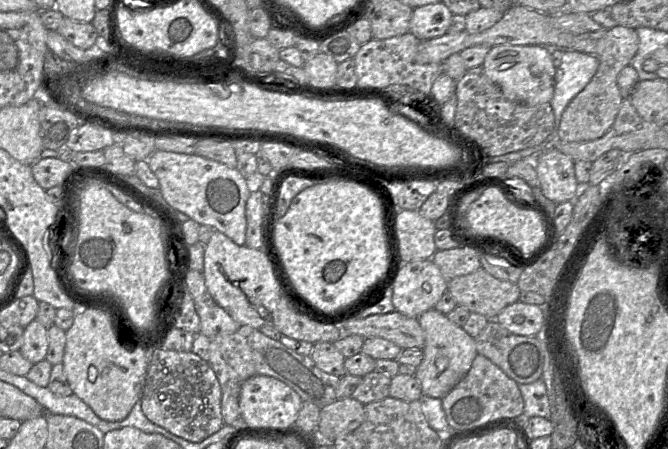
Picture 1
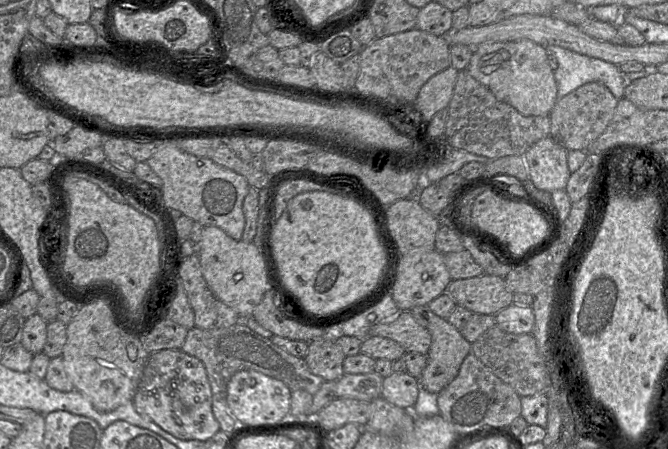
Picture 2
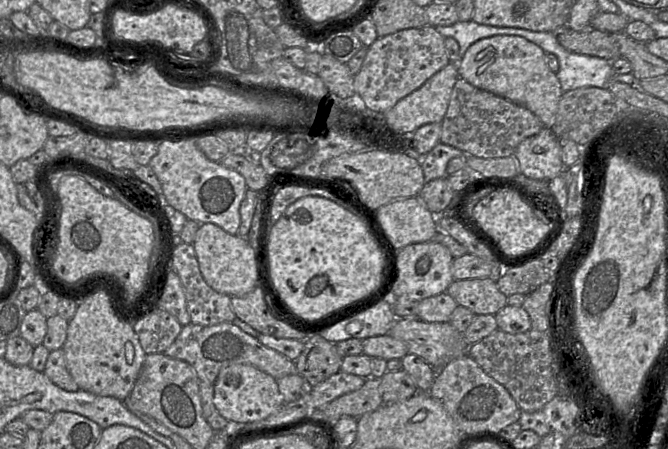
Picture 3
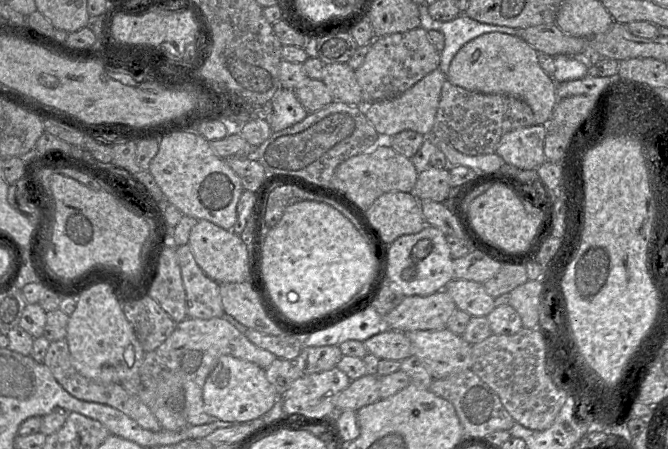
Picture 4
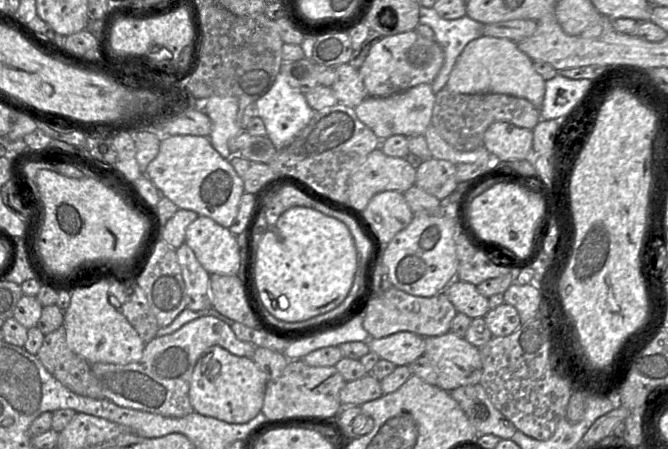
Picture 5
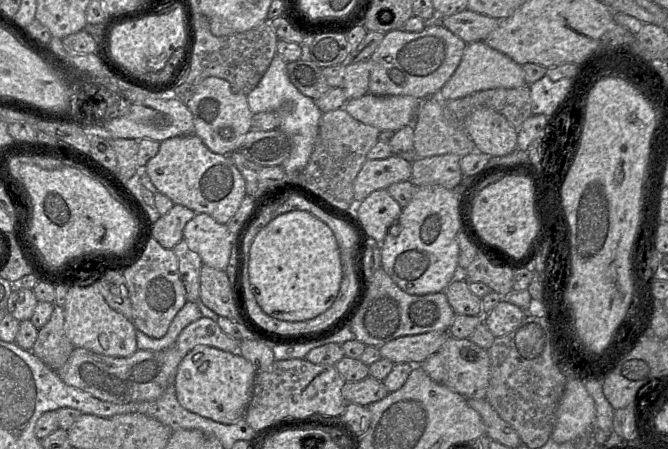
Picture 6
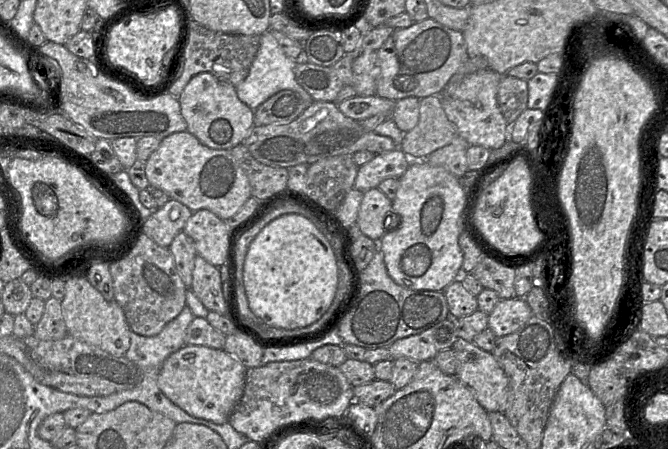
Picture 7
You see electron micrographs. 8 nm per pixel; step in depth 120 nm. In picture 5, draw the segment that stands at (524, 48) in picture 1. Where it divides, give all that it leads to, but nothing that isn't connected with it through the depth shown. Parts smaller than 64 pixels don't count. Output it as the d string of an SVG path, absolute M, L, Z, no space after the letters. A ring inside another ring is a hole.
M481 36L465 46L451 70L446 88L462 94L507 94L525 98L540 110L545 83L534 69L533 60L518 48L516 42L508 38Z

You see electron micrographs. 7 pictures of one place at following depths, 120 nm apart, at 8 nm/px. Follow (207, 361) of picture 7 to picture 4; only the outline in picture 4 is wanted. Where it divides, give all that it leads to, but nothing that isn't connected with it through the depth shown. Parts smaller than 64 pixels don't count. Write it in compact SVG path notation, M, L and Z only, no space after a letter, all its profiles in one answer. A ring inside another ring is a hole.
M222 355L209 373L203 387L205 411L221 421L248 422L268 412L278 399L278 393L268 381L265 369L257 364Z

